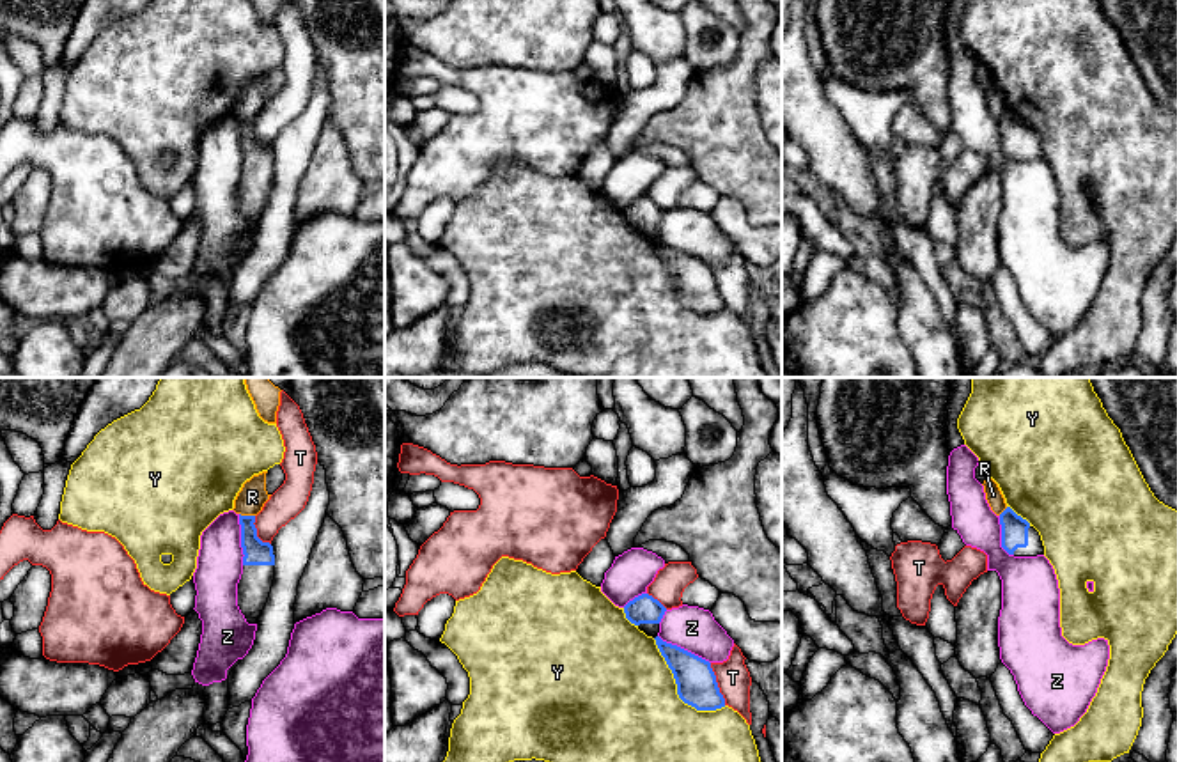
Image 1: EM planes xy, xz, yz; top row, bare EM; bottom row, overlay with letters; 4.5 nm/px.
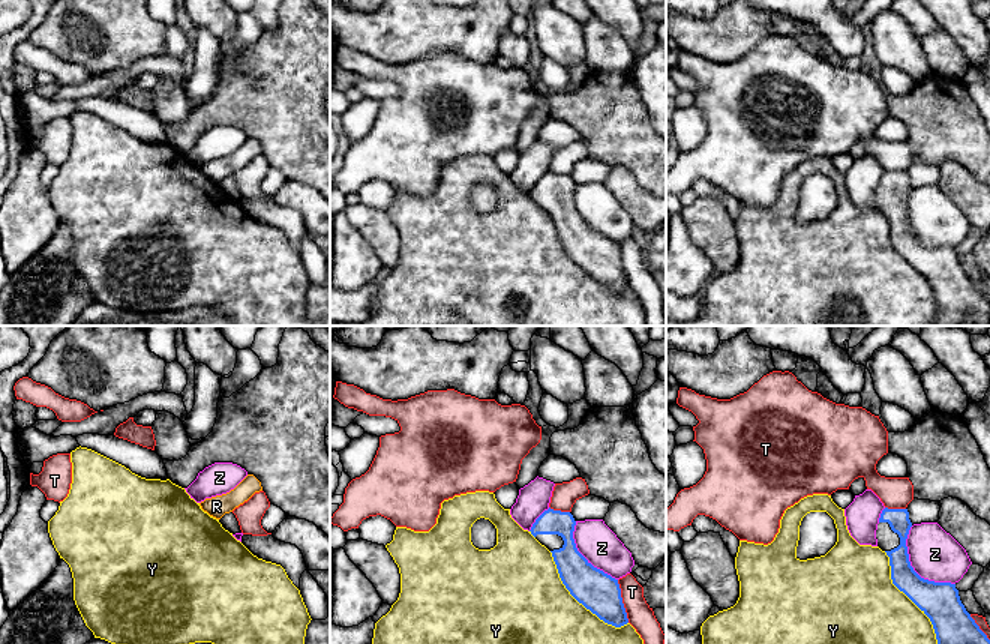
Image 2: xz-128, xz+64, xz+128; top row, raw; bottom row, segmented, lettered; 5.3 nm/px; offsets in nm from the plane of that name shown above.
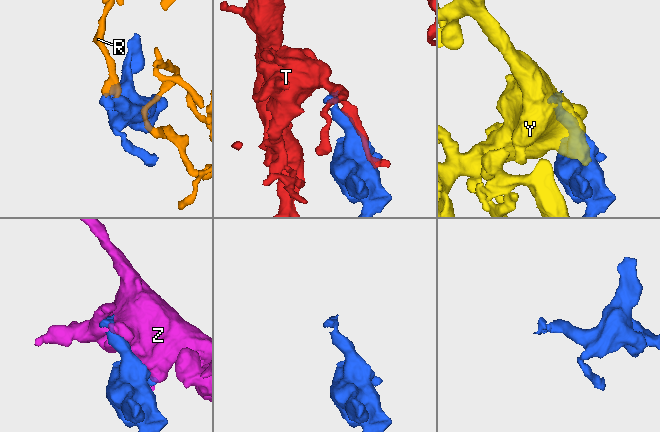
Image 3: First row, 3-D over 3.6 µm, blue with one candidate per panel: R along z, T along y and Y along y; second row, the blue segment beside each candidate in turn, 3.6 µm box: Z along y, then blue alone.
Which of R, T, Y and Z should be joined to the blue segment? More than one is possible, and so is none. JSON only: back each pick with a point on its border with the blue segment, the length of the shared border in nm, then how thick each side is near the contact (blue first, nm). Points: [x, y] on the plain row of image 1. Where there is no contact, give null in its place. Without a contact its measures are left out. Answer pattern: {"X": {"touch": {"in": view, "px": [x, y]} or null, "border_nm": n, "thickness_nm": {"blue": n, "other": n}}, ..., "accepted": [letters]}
{"accepted": []}

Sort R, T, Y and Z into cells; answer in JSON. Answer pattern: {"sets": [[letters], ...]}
{"sets": [["R"], ["T"], ["Y"], ["Z"]]}

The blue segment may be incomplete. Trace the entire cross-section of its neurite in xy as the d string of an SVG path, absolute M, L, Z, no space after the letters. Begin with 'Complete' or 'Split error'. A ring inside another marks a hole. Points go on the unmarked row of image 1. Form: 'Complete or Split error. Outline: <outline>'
Split error. Outline: M241 119L243 177L238 186L238 209L248 227L257 227L275 183L275 158L269 145L257 140L255 119Z

